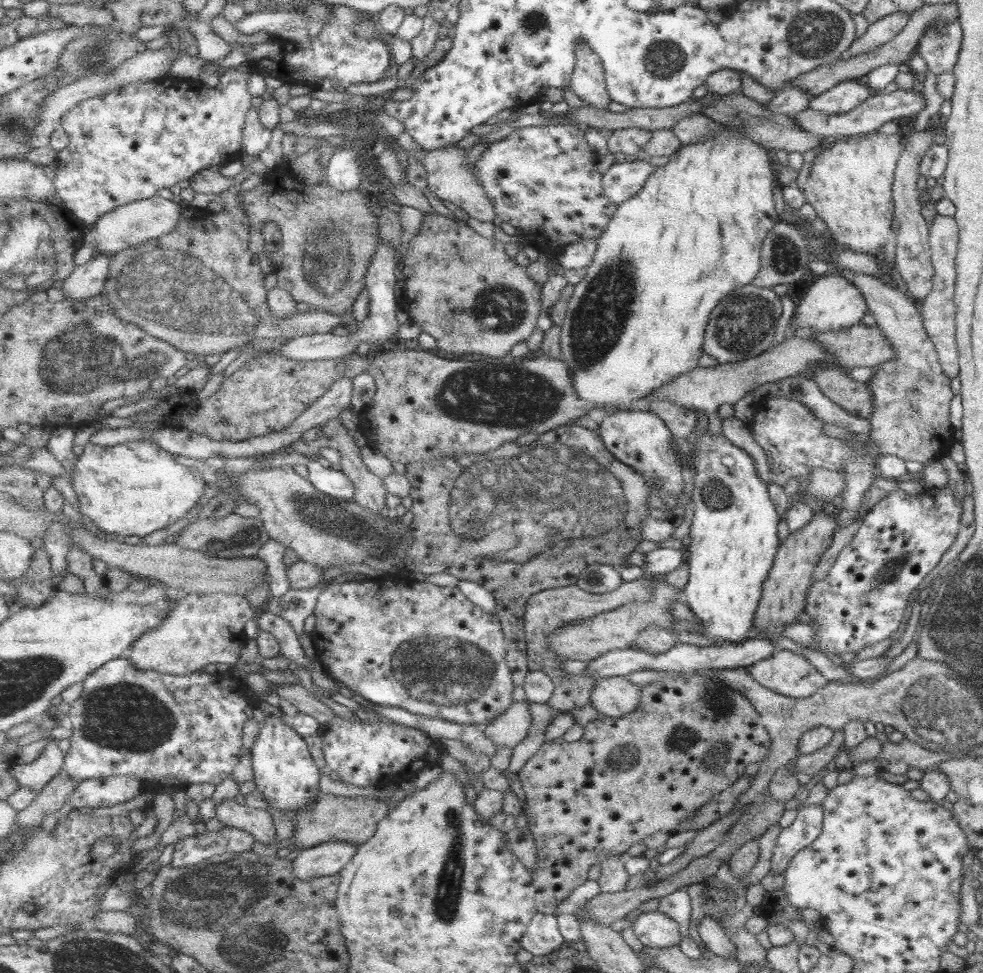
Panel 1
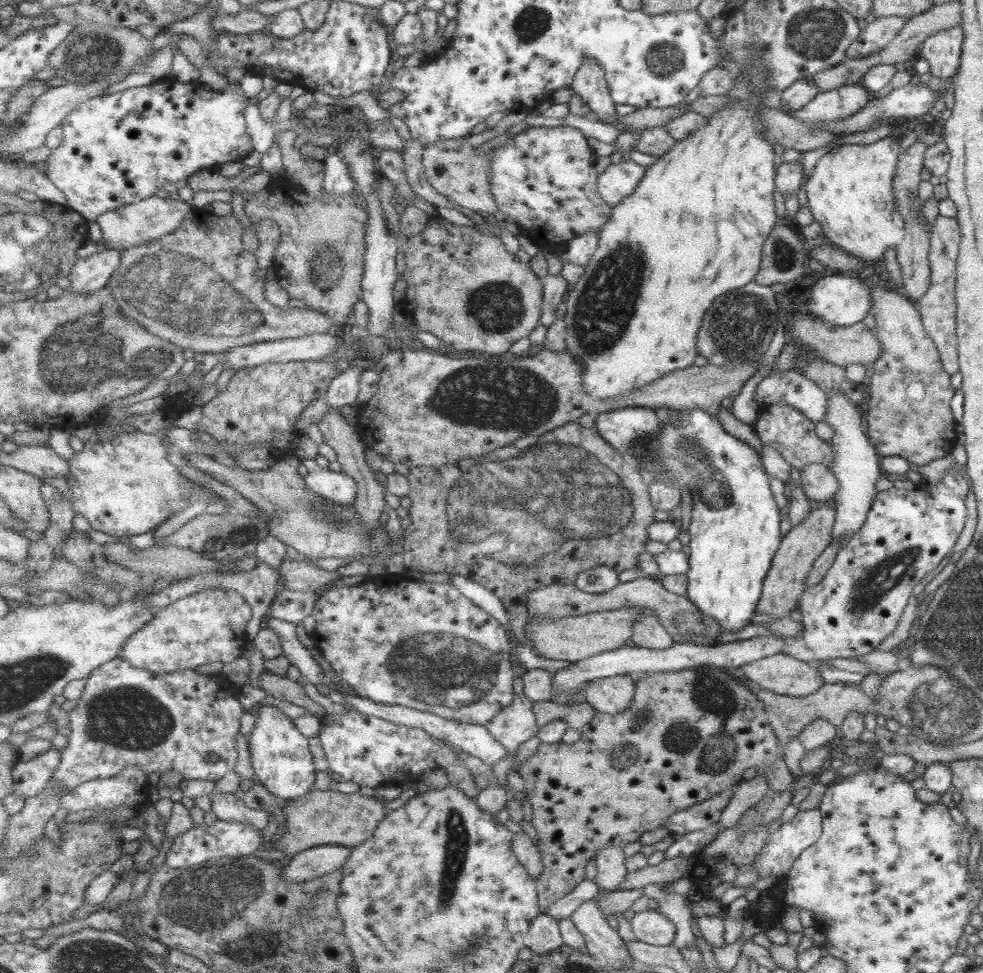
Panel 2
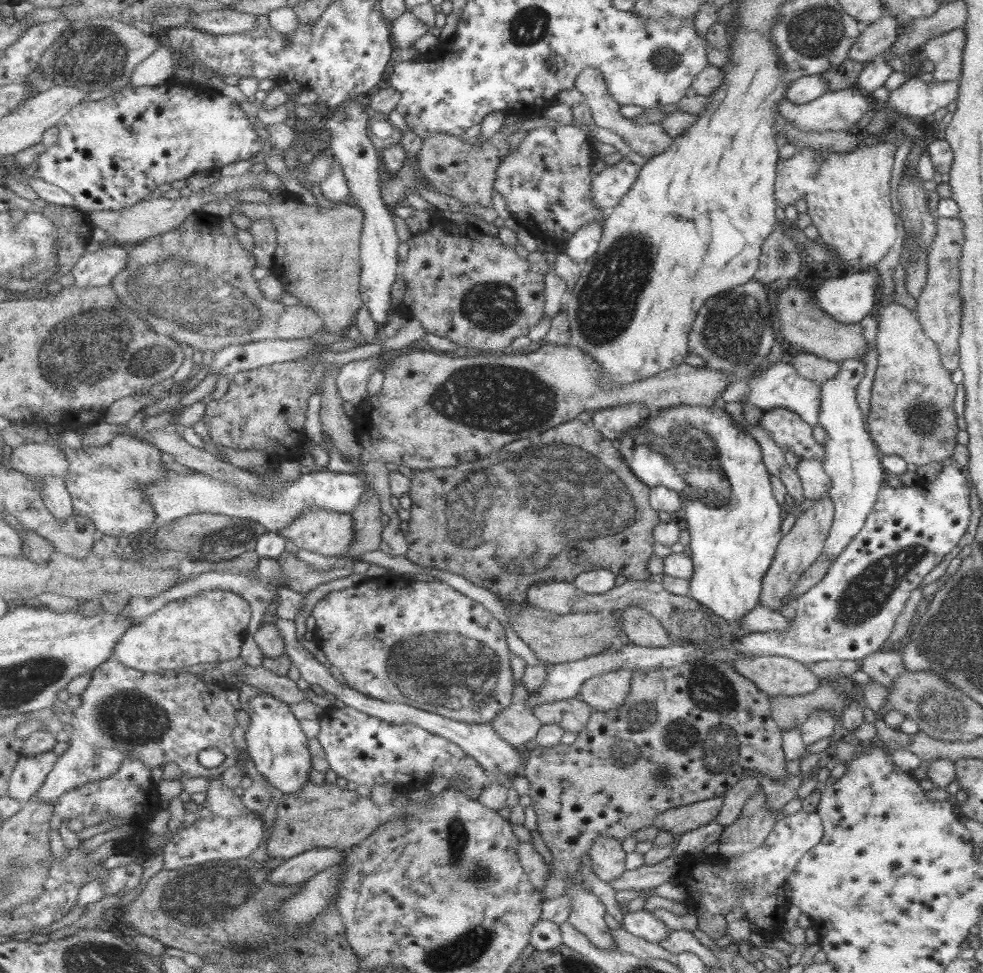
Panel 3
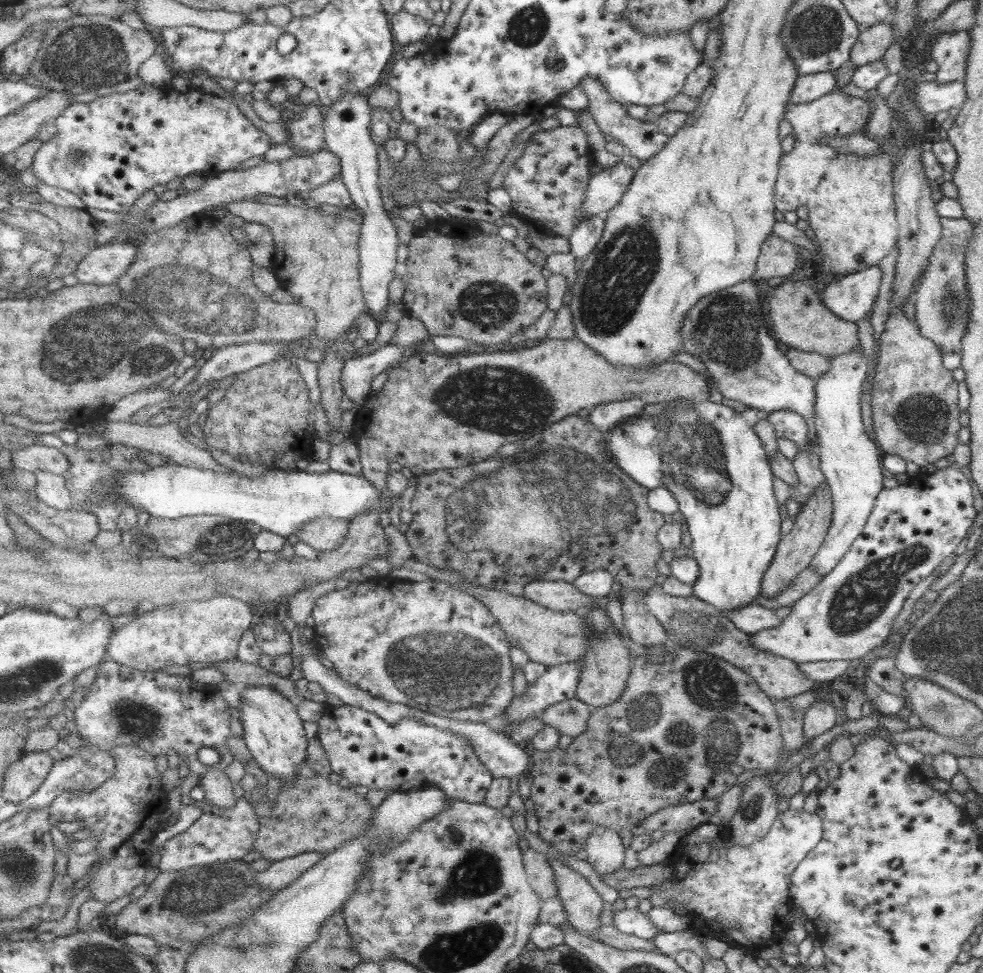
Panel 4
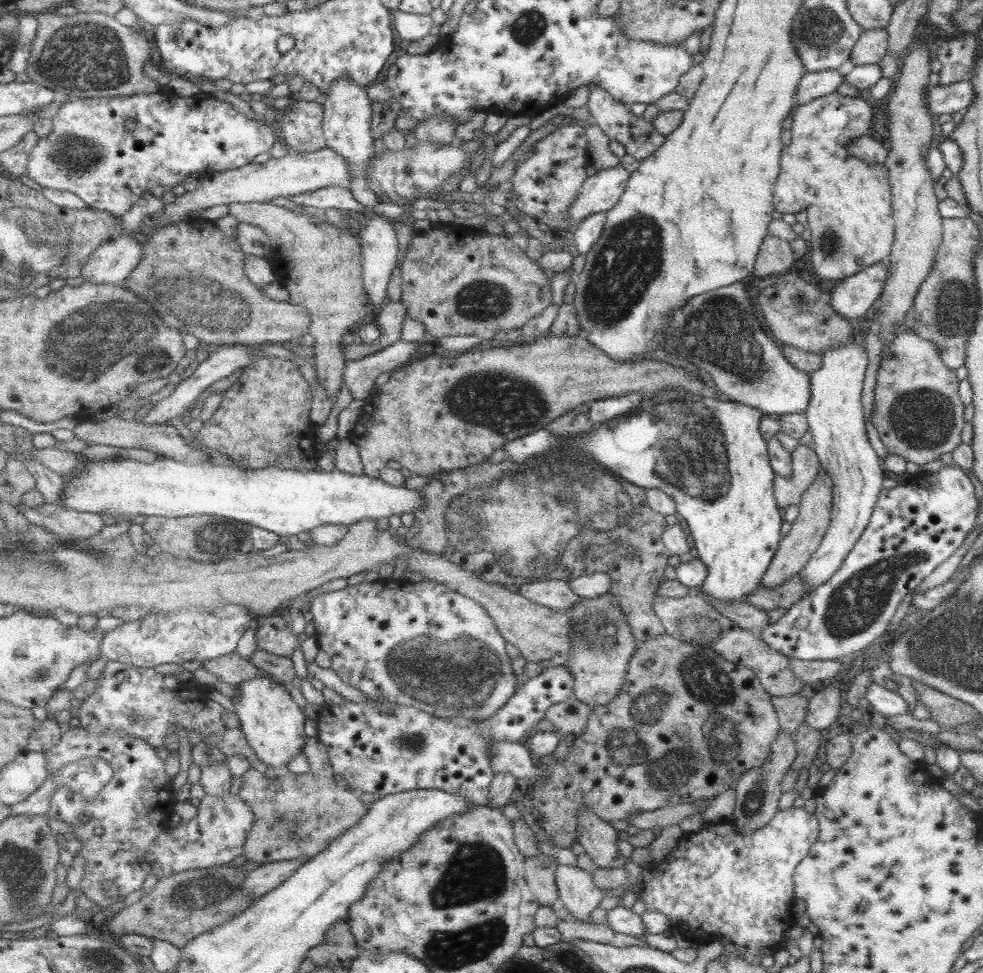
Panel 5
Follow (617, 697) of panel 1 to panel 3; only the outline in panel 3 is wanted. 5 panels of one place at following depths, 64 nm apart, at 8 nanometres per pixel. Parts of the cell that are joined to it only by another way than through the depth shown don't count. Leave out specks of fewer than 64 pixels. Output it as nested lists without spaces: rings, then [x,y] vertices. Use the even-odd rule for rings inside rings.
[[[619,667],[605,675],[595,675],[583,683],[579,697],[597,711],[610,711],[623,707],[631,694],[635,670]]]

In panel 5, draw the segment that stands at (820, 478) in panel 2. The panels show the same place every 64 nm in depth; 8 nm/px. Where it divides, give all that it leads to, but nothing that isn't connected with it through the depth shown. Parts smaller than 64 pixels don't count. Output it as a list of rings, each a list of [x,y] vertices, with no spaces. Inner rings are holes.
[[[798,442],[790,453],[791,473],[784,478],[774,476],[772,491],[778,508],[785,508],[789,504],[798,505],[801,495],[816,478],[819,464],[815,452],[806,447],[805,443]]]

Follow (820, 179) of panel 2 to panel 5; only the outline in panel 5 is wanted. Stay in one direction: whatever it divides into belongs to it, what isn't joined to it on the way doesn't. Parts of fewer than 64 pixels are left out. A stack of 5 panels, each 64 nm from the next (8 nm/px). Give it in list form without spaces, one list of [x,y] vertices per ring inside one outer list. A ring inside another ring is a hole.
[[[847,156],[843,162],[839,162],[839,168],[833,176],[824,185],[817,186],[816,201],[807,206],[805,211],[807,230],[810,232],[807,250],[811,268],[814,274],[824,280],[841,281],[866,266],[884,262],[889,256],[895,224],[891,216],[891,192],[887,182],[887,170],[883,164],[865,164],[859,158]]]

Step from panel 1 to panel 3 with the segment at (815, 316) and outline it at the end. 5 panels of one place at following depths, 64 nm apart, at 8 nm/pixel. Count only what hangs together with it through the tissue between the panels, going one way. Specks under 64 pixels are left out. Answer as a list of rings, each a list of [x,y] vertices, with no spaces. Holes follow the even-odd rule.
[[[873,268],[849,276],[829,277],[817,287],[815,303],[840,323],[858,323],[872,313],[878,295]]]

